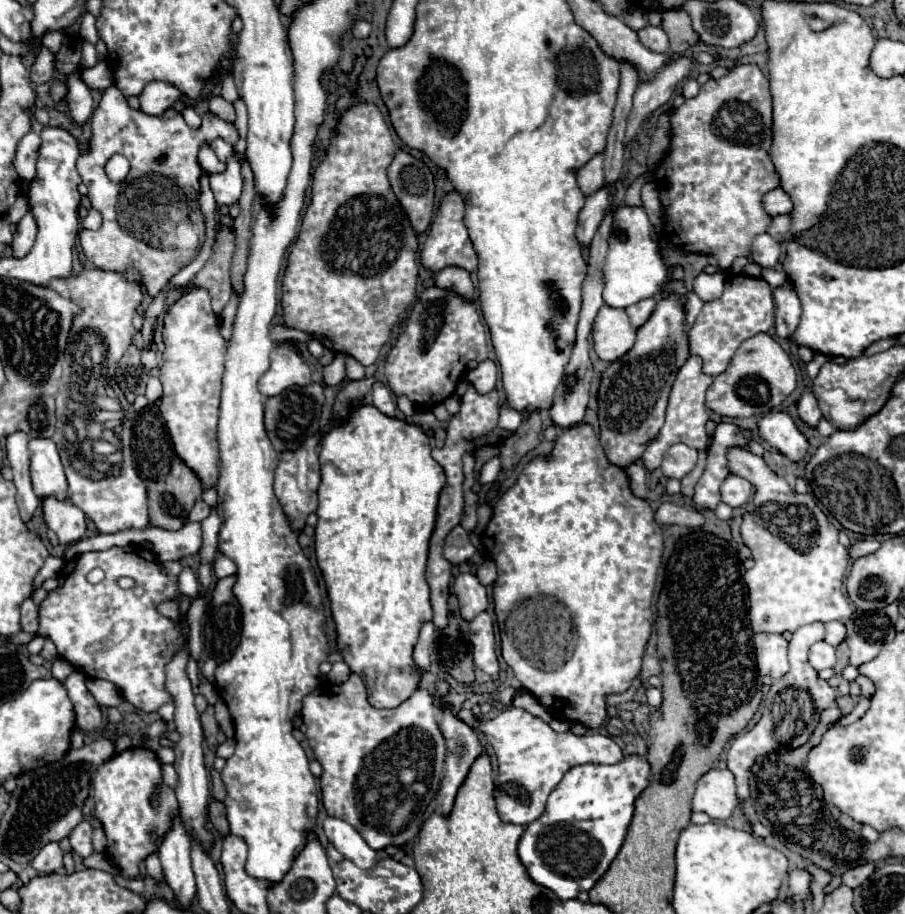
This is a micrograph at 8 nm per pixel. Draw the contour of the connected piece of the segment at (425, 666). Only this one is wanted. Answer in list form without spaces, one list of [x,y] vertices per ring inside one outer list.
[[[426,622],[420,630],[420,638],[418,638],[418,644],[414,646],[414,664],[422,670],[422,672],[430,672],[432,668],[433,650],[436,648],[436,638],[438,637],[436,633],[436,628],[432,622]]]

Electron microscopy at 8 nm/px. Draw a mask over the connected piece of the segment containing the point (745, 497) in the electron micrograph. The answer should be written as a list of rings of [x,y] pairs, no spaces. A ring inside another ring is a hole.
[[[730,474],[724,482],[722,482],[722,502],[730,504],[732,508],[738,508],[742,504],[746,504],[750,500],[752,494],[752,484],[740,476]]]

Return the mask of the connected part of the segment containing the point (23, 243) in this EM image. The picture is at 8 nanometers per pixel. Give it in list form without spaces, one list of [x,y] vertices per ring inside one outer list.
[[[28,212],[20,222],[18,222],[18,230],[14,234],[14,242],[12,242],[12,248],[14,248],[14,256],[26,256],[28,250],[32,248],[34,240],[36,240],[36,234],[38,234],[38,224],[34,220],[34,214]]]

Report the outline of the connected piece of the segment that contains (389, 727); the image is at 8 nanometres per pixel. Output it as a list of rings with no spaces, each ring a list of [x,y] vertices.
[[[350,674],[346,682],[342,684],[336,684],[332,690],[330,688],[322,688],[322,690],[316,690],[308,696],[304,696],[302,700],[302,720],[306,724],[306,738],[316,754],[316,760],[322,764],[322,776],[320,776],[320,788],[322,788],[322,804],[326,808],[326,812],[334,818],[340,818],[344,822],[348,822],[350,826],[354,826],[360,836],[368,842],[370,848],[374,850],[382,850],[390,844],[394,846],[402,846],[406,844],[408,840],[416,838],[418,832],[420,832],[420,826],[424,822],[424,812],[430,804],[430,800],[434,798],[436,790],[438,790],[438,784],[440,784],[440,778],[442,778],[442,772],[444,772],[444,758],[446,758],[446,742],[444,742],[444,736],[442,736],[442,730],[438,728],[438,718],[436,718],[436,700],[434,696],[424,690],[424,688],[416,688],[414,694],[410,698],[406,698],[398,708],[394,710],[376,710],[372,708],[368,702],[366,702],[366,686],[364,686],[364,680],[358,676],[358,674]]]

